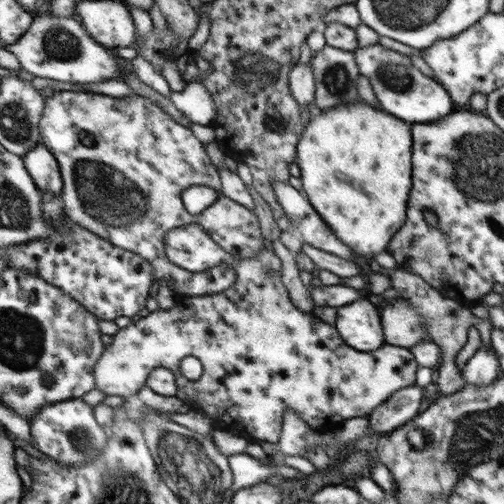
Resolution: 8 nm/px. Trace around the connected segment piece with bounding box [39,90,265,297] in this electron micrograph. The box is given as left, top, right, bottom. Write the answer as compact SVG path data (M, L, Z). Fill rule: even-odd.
M70 90L55 91L52 96L45 96L43 99L39 132L43 145L54 155L60 167L63 180L63 212L67 218L110 241L119 249L139 254L153 266L155 282L171 276L176 282L171 286L177 297L201 297L202 294L222 293L234 284L235 272L229 270L225 263L197 272L178 267L165 253L167 232L179 226L197 224L234 258L252 258L259 250L265 249L255 211L241 205L238 200L228 198L222 192L219 172L205 151L205 146L194 137L191 128L178 124L152 100L136 94L117 98ZM191 186L209 186L218 193L216 200L200 214L188 212L182 202L181 194Z

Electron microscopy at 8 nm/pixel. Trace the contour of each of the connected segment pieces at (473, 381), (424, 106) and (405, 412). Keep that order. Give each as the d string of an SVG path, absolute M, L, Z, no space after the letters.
M482 344L482 348L460 368L460 374L468 385L486 386L493 383L501 375L495 350Z
M378 43L353 51L359 74L370 79L382 110L408 123L436 122L457 109L446 89L434 78L422 74L406 54L382 47Z
M416 384L394 392L368 416L371 430L365 435L383 434L411 421L419 414L423 398L421 386Z

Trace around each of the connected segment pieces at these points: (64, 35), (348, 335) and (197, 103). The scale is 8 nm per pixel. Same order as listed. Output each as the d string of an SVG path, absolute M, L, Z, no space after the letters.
M35 14L29 29L22 33L18 42L3 44L8 51L18 58L22 73L27 76L40 76L60 82L87 83L104 80L122 80L123 72L118 64L115 50L101 45L94 40L73 18Z
M367 297L334 309L333 326L347 346L373 352L386 344L381 313Z
M201 81L187 83L181 92L170 91L172 104L191 122L204 126L211 125L217 114L213 98Z

